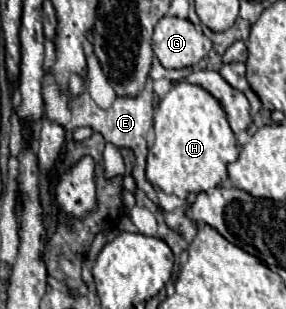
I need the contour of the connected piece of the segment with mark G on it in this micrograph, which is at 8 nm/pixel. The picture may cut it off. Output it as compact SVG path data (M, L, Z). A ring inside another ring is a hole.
M163 16L153 32L153 52L165 68L195 66L211 50L211 40L189 20Z

